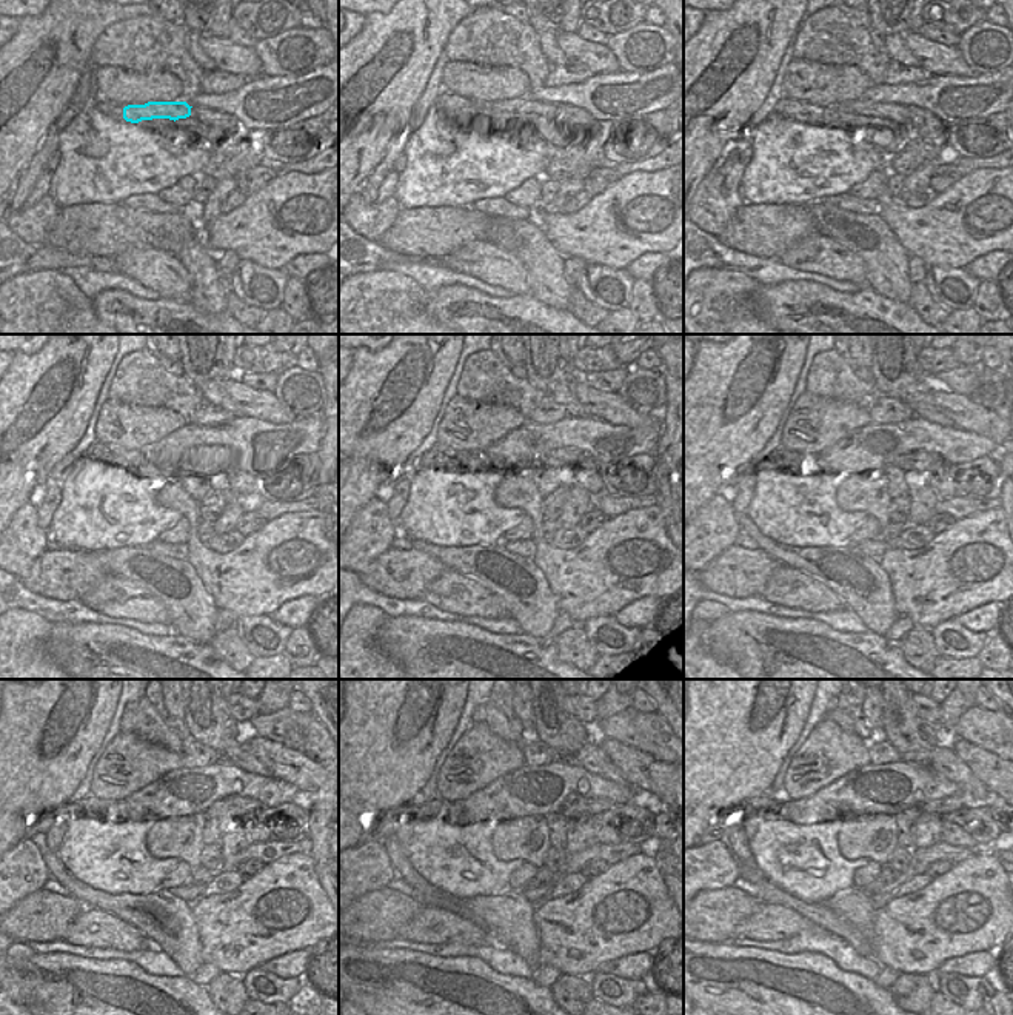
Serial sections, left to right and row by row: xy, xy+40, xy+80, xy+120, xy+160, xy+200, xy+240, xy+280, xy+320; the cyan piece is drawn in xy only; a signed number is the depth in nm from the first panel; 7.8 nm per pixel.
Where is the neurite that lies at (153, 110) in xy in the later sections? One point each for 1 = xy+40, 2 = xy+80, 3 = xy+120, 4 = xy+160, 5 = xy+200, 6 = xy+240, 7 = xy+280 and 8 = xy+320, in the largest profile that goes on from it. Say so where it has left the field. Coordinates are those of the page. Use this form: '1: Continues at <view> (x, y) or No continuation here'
1: Continues at xy+40 (514, 108)
2: Continues at xy+80 (901, 114)
3: Continues at xy+120 (213, 461)
4: Continues at xy+160 (565, 459)
5: Continues at xy+200 (915, 464)
6: Continues at xy+240 (230, 810)
7: Continues at xy+280 (585, 807)
8: Continues at xy+320 (944, 806)

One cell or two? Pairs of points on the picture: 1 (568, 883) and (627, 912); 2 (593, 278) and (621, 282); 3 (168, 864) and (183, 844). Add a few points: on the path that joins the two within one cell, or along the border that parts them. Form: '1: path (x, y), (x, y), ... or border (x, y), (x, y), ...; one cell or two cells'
1: border (588, 880), (578, 889), (545, 901); two cells
2: path (599, 278), (605, 276), (615, 282); one cell
3: border (145, 835), (145, 847), (153, 857), (180, 860); two cells

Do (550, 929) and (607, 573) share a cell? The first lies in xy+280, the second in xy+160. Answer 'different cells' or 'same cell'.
same cell

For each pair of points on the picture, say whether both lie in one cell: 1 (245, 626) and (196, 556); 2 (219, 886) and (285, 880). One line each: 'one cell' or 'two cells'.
1: two cells
2: two cells

